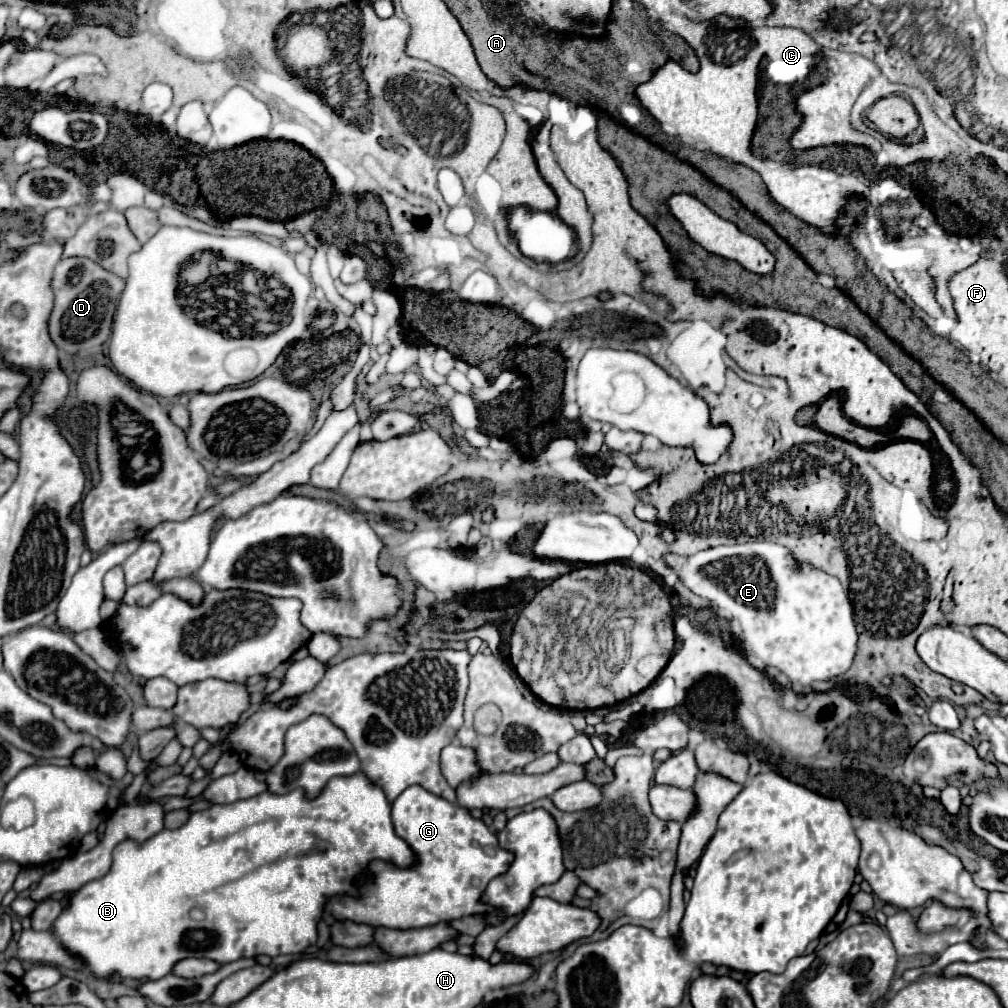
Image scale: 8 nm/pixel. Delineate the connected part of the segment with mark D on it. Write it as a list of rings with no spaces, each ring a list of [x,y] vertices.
[[[68,257],[62,259],[52,277],[52,289],[56,295],[54,311],[50,315],[50,337],[58,345],[58,349],[66,353],[78,353],[82,349],[90,349],[102,345],[110,337],[112,317],[118,305],[118,297],[126,281],[90,261],[86,257]]]

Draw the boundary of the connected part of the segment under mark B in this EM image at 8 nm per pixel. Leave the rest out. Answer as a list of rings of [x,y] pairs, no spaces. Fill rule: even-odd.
[[[358,771],[354,773],[354,777],[332,777],[320,791],[320,795],[314,799],[310,799],[302,789],[294,789],[284,795],[264,791],[250,799],[240,799],[228,805],[212,805],[210,809],[196,811],[182,827],[162,829],[144,843],[122,841],[114,849],[114,861],[110,871],[102,879],[90,881],[76,893],[72,893],[70,907],[66,907],[54,921],[54,933],[58,935],[62,947],[82,957],[88,969],[98,979],[108,979],[114,971],[120,973],[124,979],[162,979],[172,971],[176,961],[186,957],[204,957],[216,963],[230,963],[240,957],[276,957],[286,953],[302,953],[318,941],[318,923],[322,919],[322,905],[326,905],[326,897],[354,893],[354,881],[358,881],[358,873],[366,873],[366,865],[376,859],[394,861],[394,865],[414,865],[414,853],[410,853],[410,845],[406,845],[406,841],[402,841],[402,837],[394,833],[386,793],[382,793],[382,789],[378,789],[378,785],[374,785],[364,773]]]

